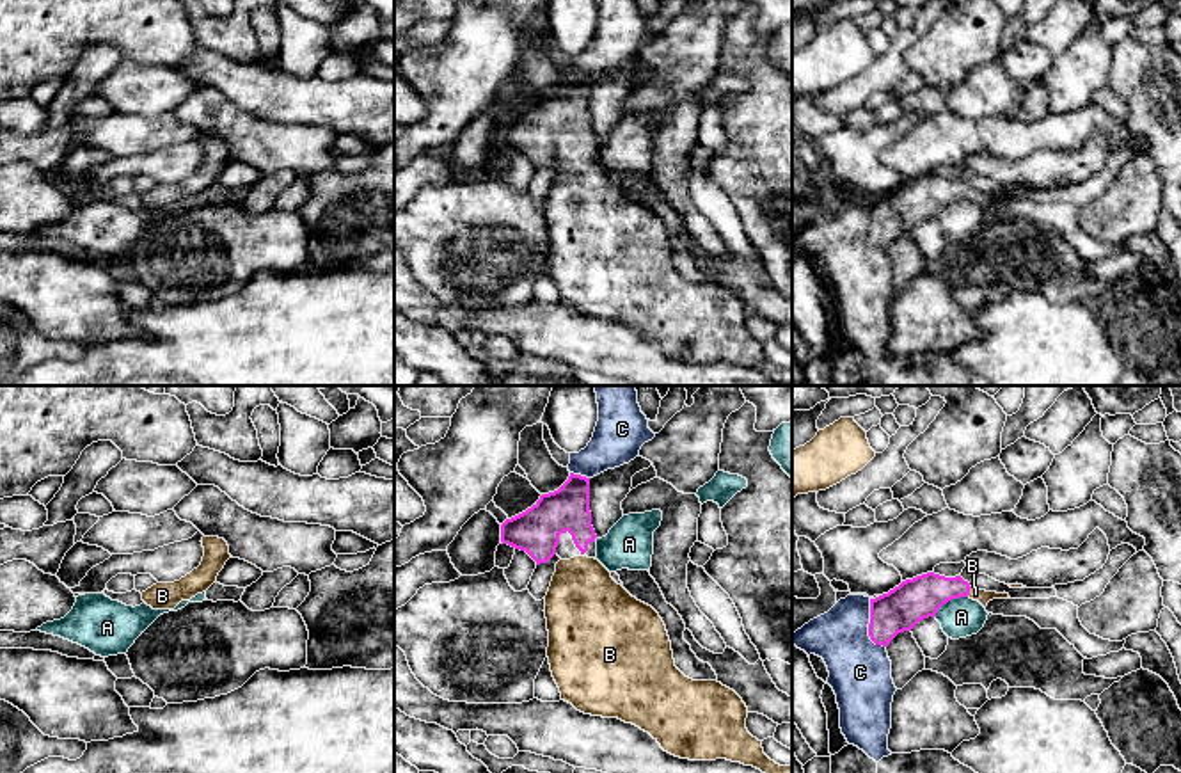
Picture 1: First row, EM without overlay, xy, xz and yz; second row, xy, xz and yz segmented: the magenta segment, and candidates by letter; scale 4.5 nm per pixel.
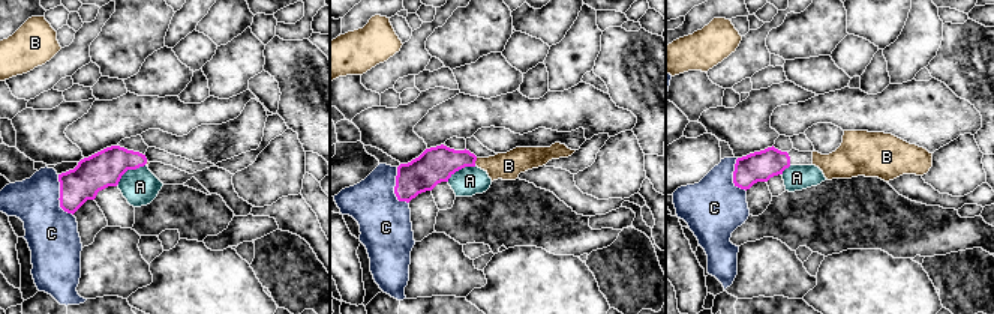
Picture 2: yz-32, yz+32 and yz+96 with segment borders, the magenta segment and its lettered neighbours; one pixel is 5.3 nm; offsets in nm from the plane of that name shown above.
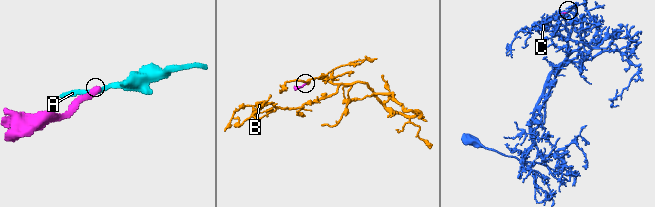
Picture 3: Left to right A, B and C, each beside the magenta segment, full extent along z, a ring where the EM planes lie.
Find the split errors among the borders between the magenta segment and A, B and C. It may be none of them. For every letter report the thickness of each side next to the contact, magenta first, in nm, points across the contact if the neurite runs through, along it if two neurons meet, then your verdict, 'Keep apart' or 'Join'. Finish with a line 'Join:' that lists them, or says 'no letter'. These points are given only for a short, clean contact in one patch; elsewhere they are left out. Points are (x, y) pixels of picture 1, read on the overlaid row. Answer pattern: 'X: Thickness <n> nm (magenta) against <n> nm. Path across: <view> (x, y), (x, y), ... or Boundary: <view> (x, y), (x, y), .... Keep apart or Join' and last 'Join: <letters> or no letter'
A: Thickness 200 nm (magenta) against 180 nm. Boundary: yz (966, 596), (949, 599), (935, 615). Keep apart
B: Thickness 190 nm (magenta) against 60 nm. Path across: yz (920, 597), (931, 590), (968, 592), (975, 594). Join
C: Thickness 200 nm (magenta) against 280 nm. Keep apart
Join: B

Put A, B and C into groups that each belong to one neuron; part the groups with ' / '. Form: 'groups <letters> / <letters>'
groups A / B / C

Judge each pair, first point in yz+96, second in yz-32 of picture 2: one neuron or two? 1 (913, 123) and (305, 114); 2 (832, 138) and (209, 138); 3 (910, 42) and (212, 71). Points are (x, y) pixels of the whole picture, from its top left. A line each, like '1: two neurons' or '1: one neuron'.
1: two neurons
2: one neuron
3: one neuron

